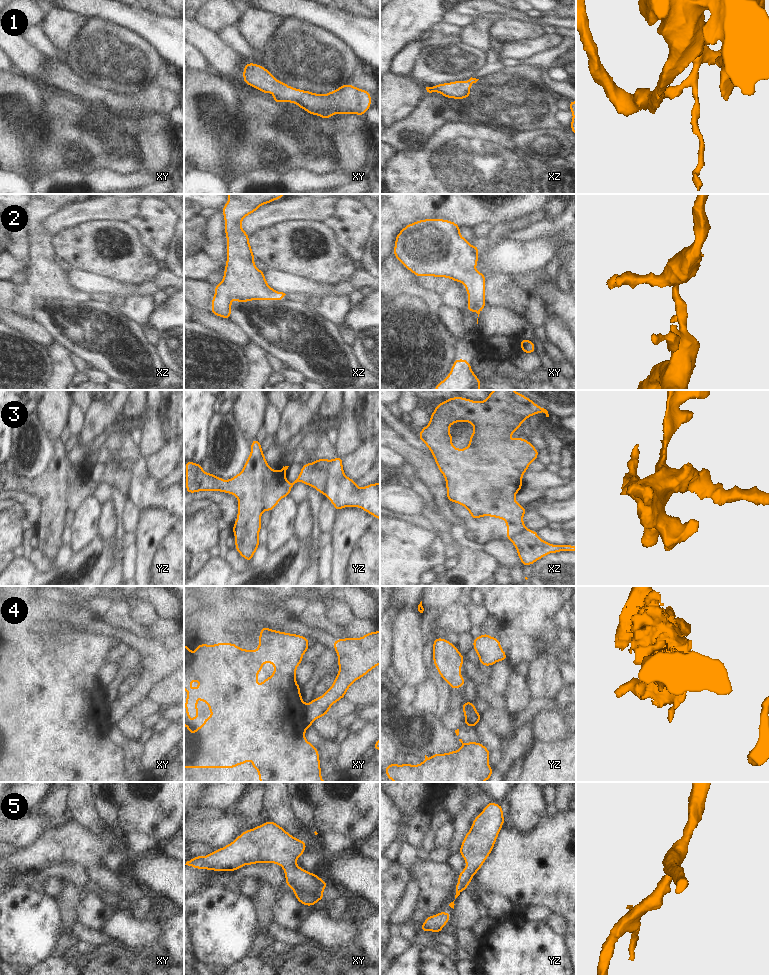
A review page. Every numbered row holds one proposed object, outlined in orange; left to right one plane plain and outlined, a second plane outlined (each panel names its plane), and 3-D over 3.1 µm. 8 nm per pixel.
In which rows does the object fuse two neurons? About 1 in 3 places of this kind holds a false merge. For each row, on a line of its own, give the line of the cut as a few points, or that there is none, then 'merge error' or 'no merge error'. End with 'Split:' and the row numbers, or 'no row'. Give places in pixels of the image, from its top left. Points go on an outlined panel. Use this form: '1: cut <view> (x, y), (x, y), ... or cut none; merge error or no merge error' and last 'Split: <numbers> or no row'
1: cut none; no merge error
2: cut none; no merge error
3: cut yz (313, 462), (326, 474), (325, 493); merge error
4: cut xy (305, 704), (307, 719), (311, 722); merge error
5: cut none; no merge error
Split: 3, 4

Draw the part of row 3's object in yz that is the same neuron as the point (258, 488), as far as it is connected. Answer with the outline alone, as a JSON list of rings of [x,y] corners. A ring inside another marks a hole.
[[[258,439],[251,441],[251,452],[242,471],[229,480],[224,480],[212,473],[206,473],[202,464],[196,464],[192,461],[185,461],[186,468],[186,493],[197,493],[199,491],[218,491],[235,495],[238,500],[237,519],[233,525],[233,534],[235,536],[235,549],[240,556],[251,562],[253,555],[258,549],[259,532],[263,526],[261,516],[264,511],[272,511],[279,501],[289,496],[293,485],[297,482],[305,483],[308,487],[312,486],[320,494],[325,494],[327,474],[319,469],[314,463],[305,463],[299,473],[298,478],[290,483],[286,479],[286,470],[289,466],[283,466],[279,470],[273,470],[267,464],[265,454],[262,451],[261,443]]]

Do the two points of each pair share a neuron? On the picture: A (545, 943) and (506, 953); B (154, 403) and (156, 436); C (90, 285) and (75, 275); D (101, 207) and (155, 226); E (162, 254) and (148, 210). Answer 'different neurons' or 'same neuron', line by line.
A: same neuron
B: same neuron
C: same neuron
D: different neurons
E: same neuron

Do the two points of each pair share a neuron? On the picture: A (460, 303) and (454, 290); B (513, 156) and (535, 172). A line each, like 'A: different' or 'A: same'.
A: same
B: same

